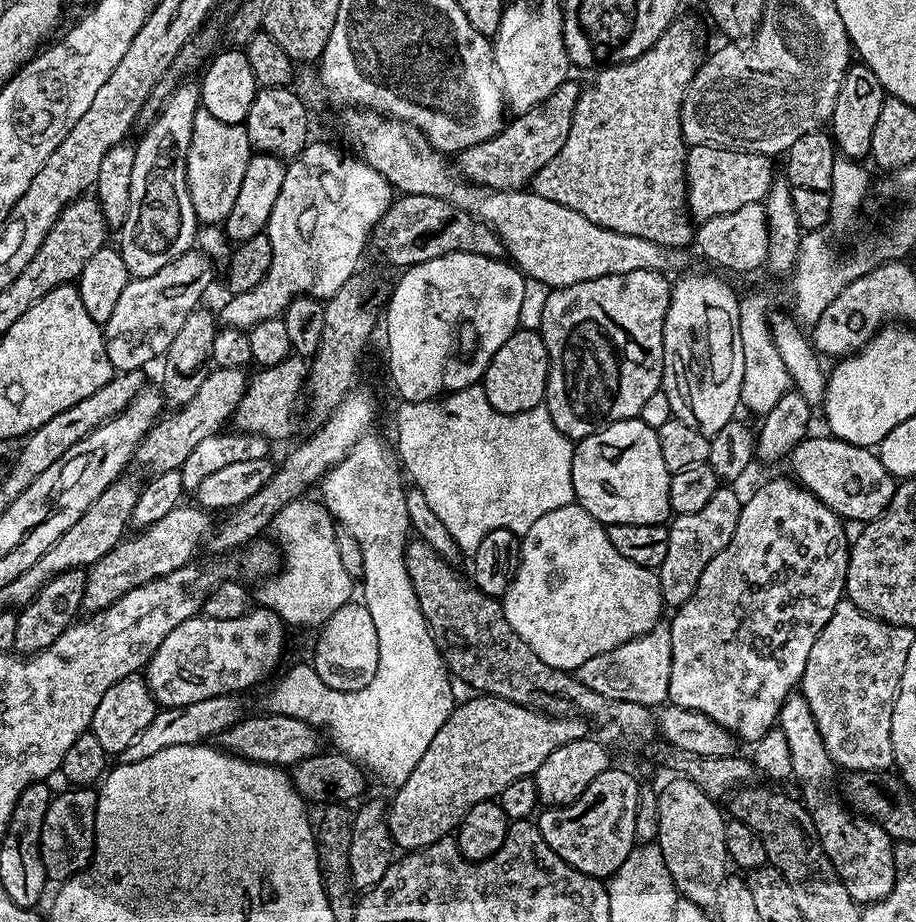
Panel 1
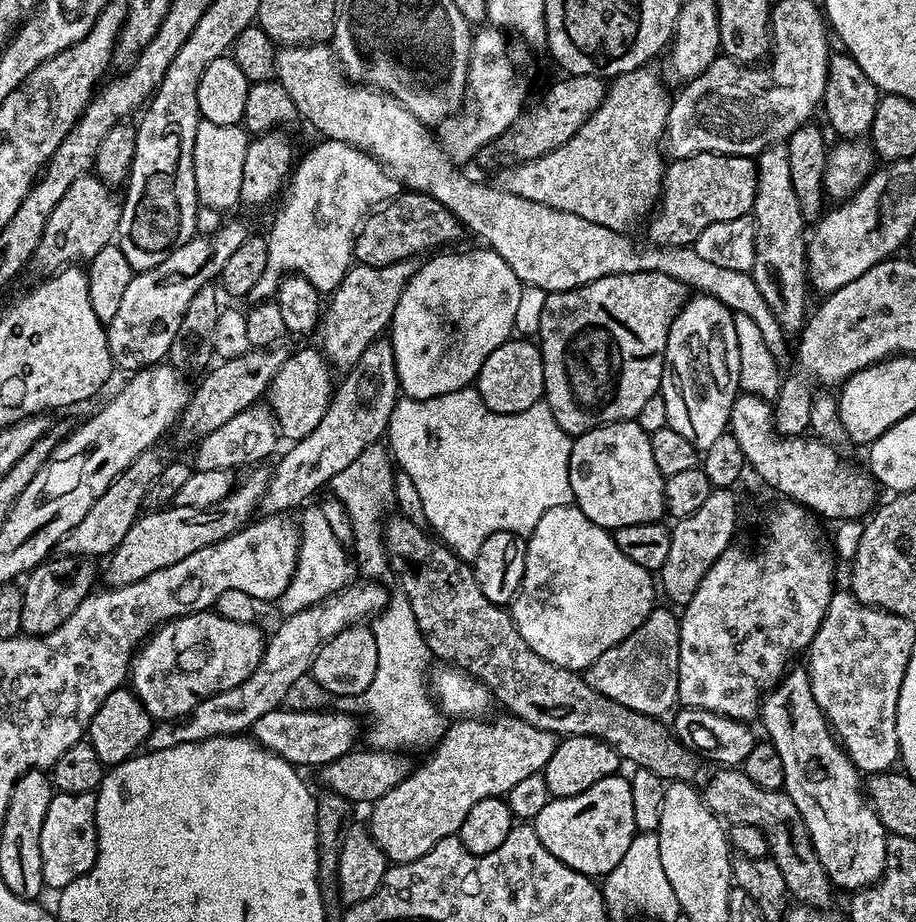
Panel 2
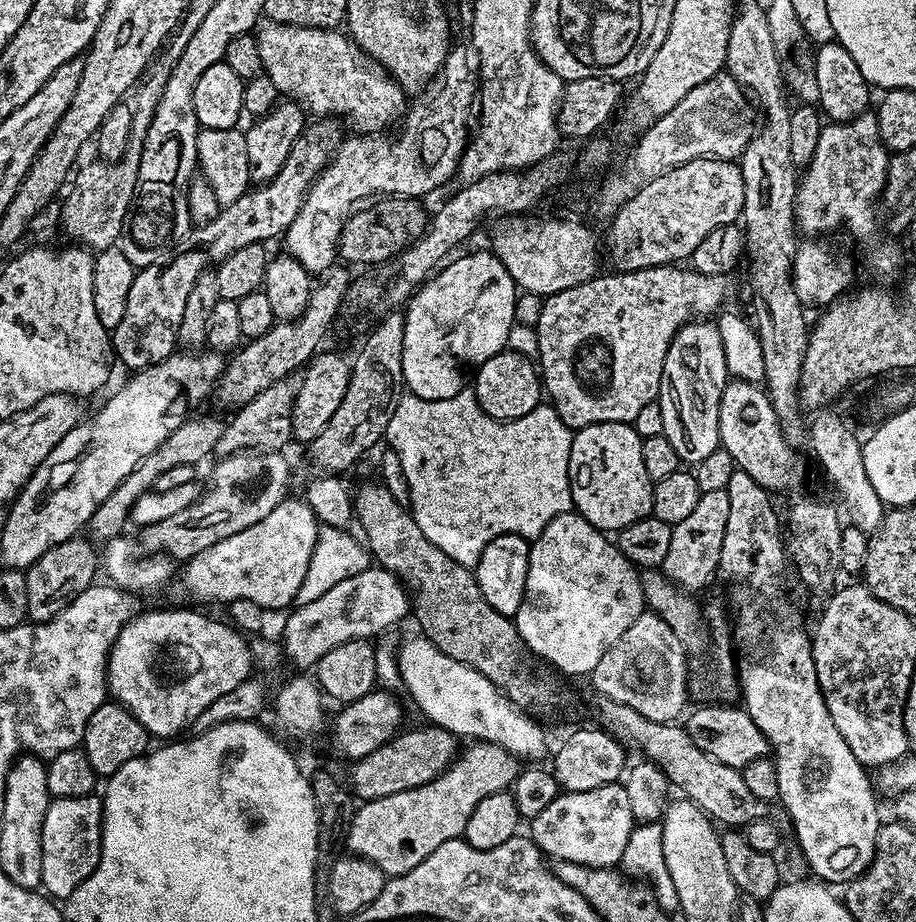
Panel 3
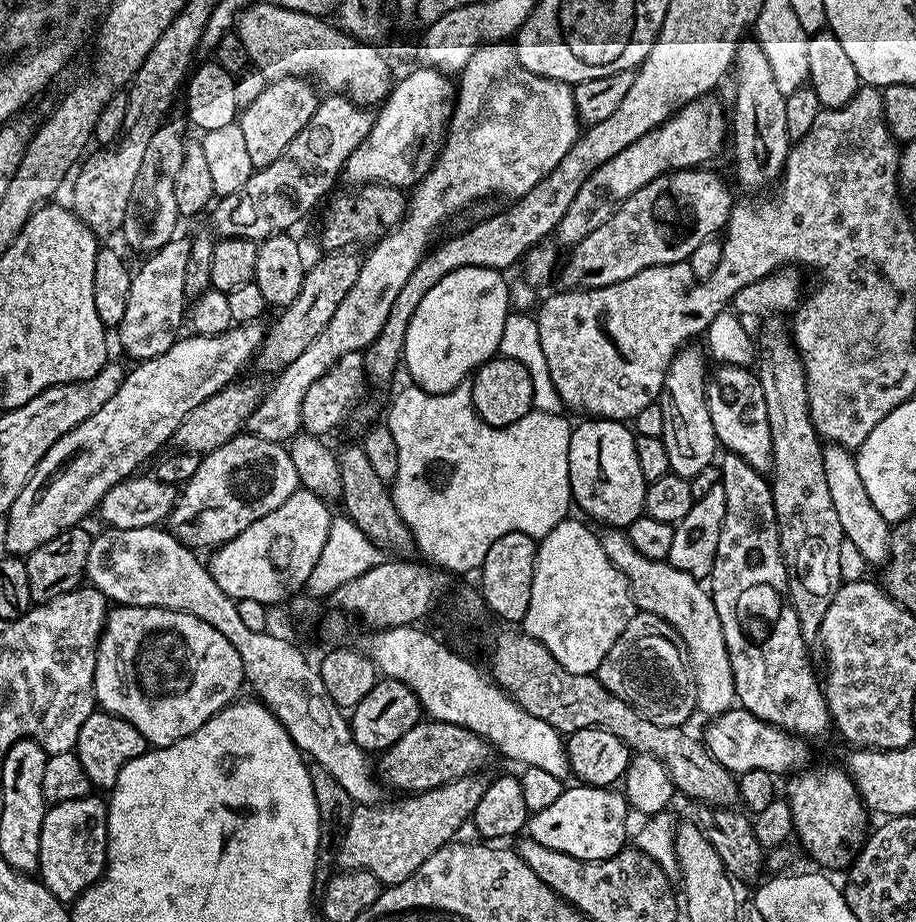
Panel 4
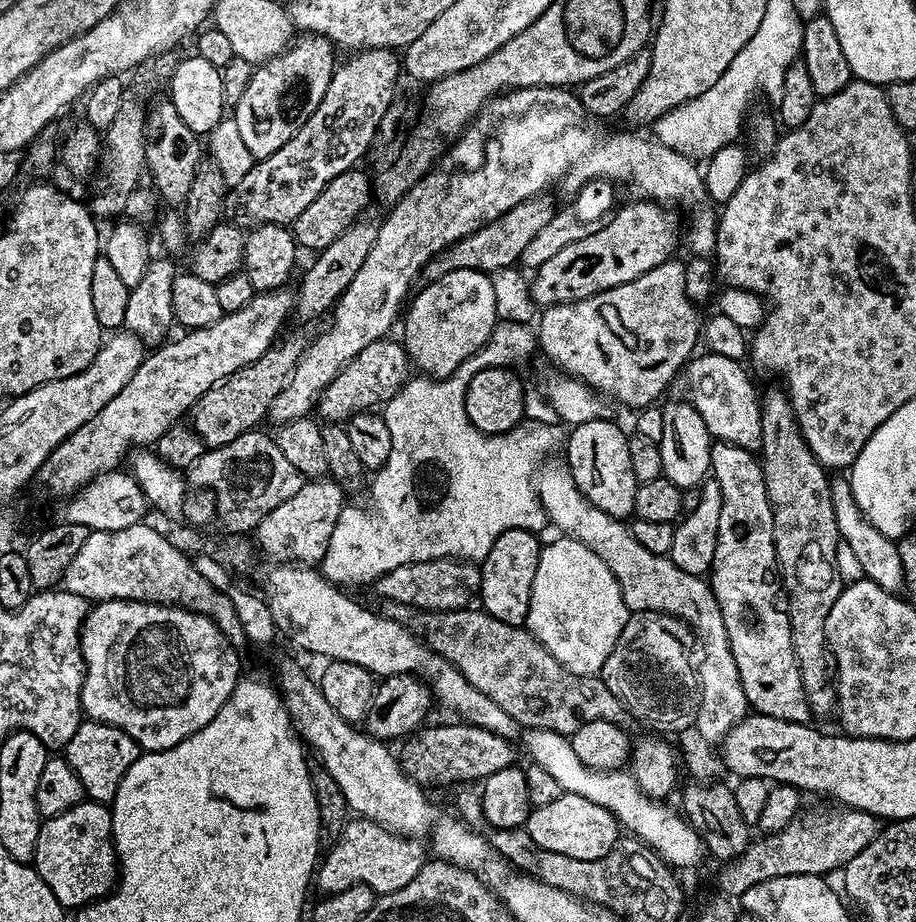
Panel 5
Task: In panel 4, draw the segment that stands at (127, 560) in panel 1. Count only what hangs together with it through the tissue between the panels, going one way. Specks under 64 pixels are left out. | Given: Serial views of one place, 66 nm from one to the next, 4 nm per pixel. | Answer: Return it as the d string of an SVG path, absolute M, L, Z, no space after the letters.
M241 434L201 459L194 478L183 485L166 524L187 548L215 550L242 534L242 530L258 522L258 518L266 518L270 510L278 510L299 487L298 470L294 470L294 462L290 462L284 444Z

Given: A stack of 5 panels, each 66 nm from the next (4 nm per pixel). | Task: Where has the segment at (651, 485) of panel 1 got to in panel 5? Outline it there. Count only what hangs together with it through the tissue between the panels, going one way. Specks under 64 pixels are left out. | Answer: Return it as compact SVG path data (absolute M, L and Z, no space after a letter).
M595 420L575 425L567 433L568 460L566 466L578 490L598 510L617 518L628 518L634 513L636 479L630 467L630 446L626 432L612 420Z

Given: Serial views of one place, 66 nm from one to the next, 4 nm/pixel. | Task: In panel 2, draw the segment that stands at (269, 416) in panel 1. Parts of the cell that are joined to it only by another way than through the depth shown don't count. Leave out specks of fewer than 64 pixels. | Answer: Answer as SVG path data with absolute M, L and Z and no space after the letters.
M300 348L296 353L289 355L284 365L274 374L272 385L266 393L267 407L271 408L278 425L278 432L288 442L295 442L306 438L318 422L322 422L322 414L332 401L334 391L334 369L324 357L323 351L316 348Z

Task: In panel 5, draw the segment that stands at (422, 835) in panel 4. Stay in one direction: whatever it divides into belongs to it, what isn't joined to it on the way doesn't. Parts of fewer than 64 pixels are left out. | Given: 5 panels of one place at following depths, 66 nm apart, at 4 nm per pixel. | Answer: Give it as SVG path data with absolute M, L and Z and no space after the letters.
M349 819L340 837L323 853L314 873L315 887L320 887L324 894L341 892L355 884L370 886L377 894L402 890L426 863L425 845L423 848L417 840L411 836L397 836L373 820Z

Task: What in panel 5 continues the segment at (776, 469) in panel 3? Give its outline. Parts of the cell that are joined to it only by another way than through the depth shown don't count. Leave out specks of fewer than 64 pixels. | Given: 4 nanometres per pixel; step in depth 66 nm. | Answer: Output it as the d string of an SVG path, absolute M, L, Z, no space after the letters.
M705 351L704 356L700 355L693 355L682 369L682 381L688 387L687 403L698 410L702 422L706 422L706 430L717 441L749 450L759 449L762 400L758 392L756 396L756 388L748 377L749 369L744 369L741 361L726 358L717 352Z

